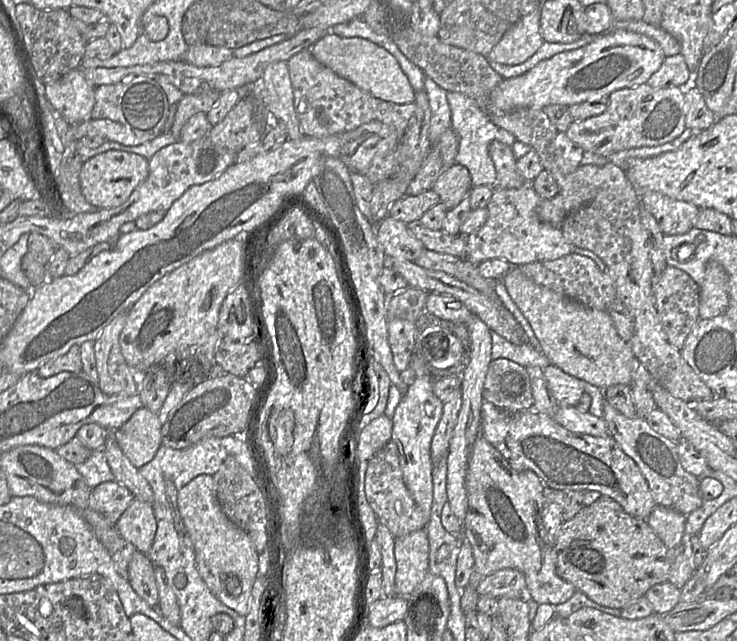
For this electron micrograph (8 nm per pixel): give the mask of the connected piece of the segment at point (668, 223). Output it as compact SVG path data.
M659 192L641 195L641 208L651 214L664 235L680 235L693 227L700 208L694 204L672 199Z

